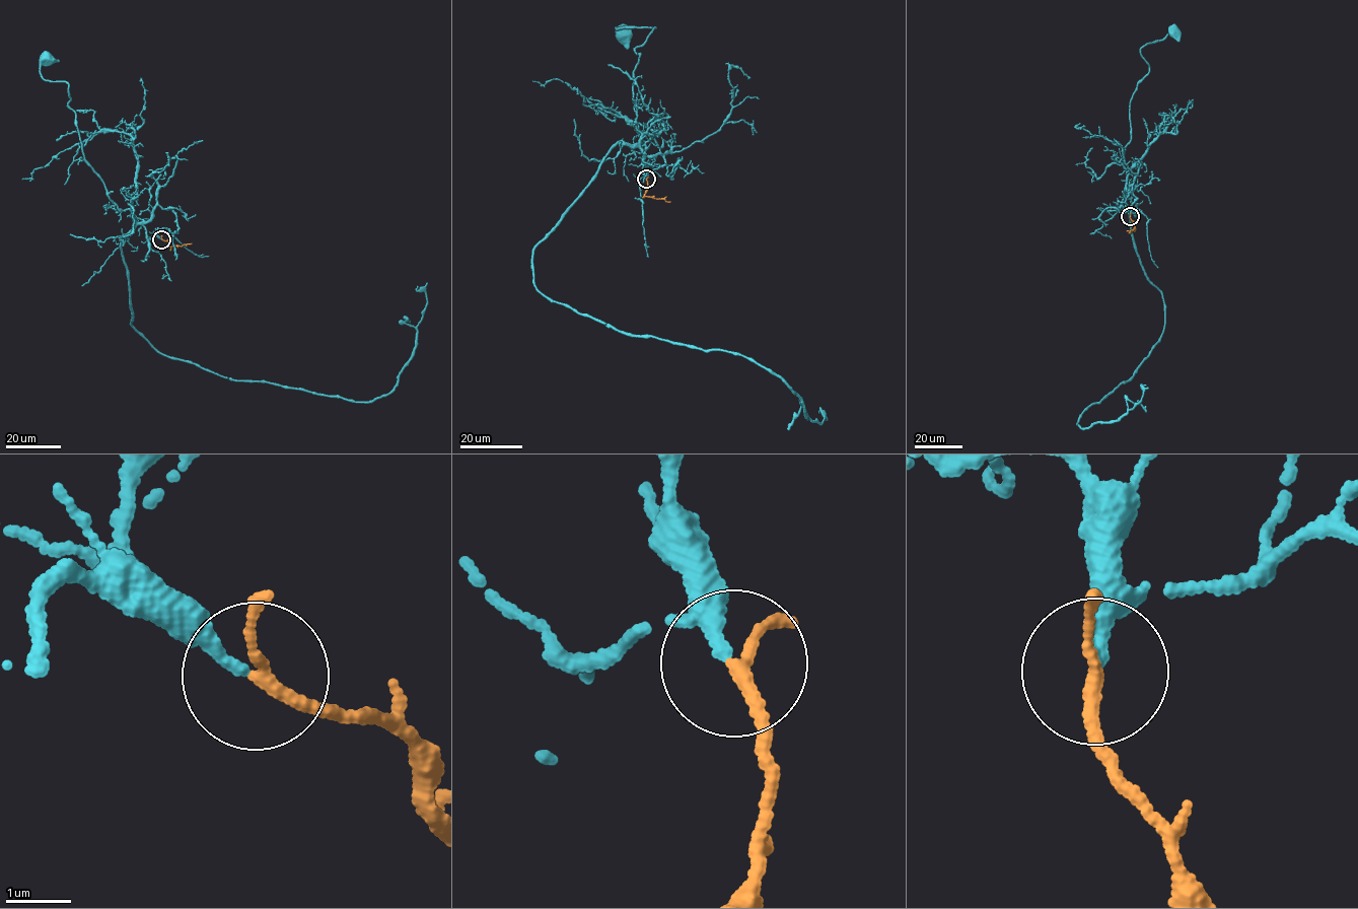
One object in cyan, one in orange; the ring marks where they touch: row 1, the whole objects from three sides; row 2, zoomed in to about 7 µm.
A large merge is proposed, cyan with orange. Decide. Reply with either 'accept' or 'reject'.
accept

